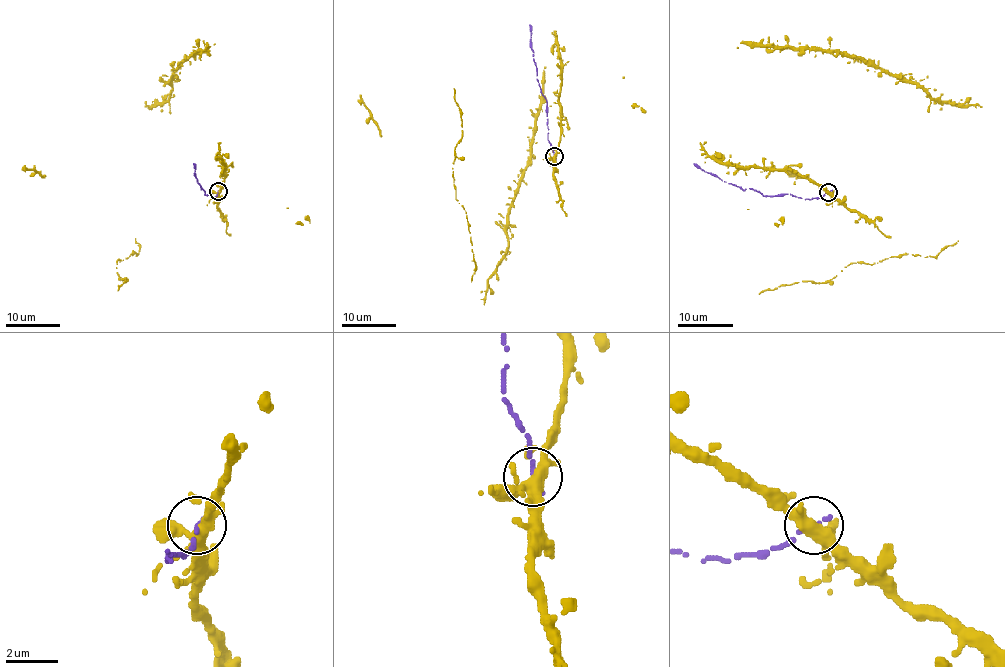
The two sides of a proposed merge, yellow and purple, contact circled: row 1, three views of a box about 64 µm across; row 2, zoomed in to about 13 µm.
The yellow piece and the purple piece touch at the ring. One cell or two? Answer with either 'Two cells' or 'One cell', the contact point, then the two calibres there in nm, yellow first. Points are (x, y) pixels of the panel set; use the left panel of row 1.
One cell. Place: (218, 191). Thickness 360 nm (yellow) against 180 nm

